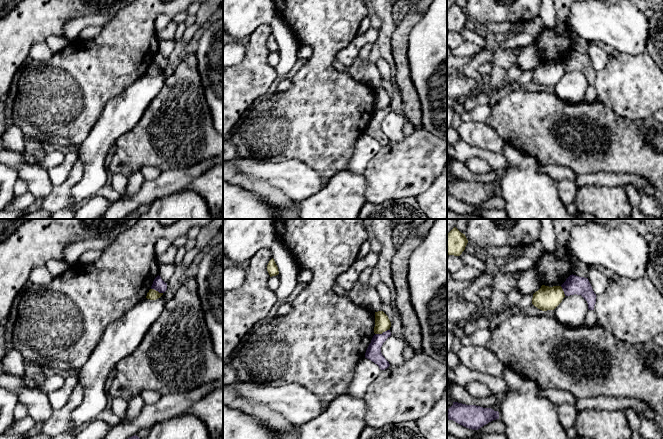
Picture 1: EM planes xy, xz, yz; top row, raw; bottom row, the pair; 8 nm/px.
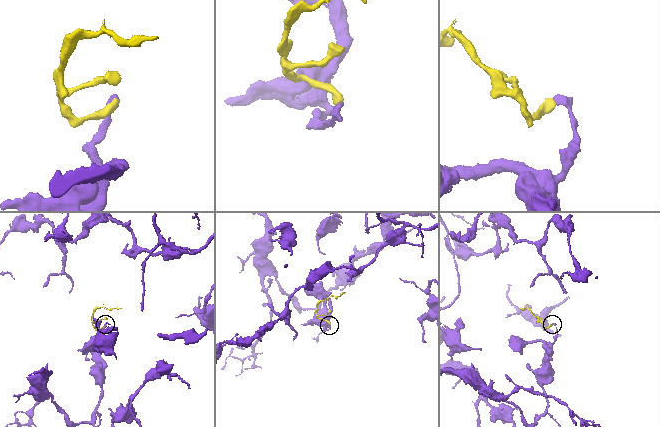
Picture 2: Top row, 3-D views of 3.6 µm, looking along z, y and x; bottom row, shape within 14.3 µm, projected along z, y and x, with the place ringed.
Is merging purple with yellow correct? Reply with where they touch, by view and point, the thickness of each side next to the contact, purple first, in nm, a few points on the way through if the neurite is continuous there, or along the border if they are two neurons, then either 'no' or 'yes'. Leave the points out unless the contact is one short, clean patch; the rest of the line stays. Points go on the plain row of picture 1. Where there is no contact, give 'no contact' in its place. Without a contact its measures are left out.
xz (382, 109) | 120/130 nm | along xz (388, 105), (375, 110) | no

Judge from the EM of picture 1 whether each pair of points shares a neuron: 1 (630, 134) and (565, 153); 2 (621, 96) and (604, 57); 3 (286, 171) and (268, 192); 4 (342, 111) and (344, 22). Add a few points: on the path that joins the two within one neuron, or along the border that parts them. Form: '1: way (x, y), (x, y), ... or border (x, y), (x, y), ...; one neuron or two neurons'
1: way (614, 147), (605, 156), (587, 157), (581, 153); one neuron
2: border (610, 54), (607, 64), (597, 72); two neurons
3: border (251, 177), (263, 179), (278, 187), (293, 199); two neurons
4: way (324, 89), (324, 49), (326, 44); one neuron

